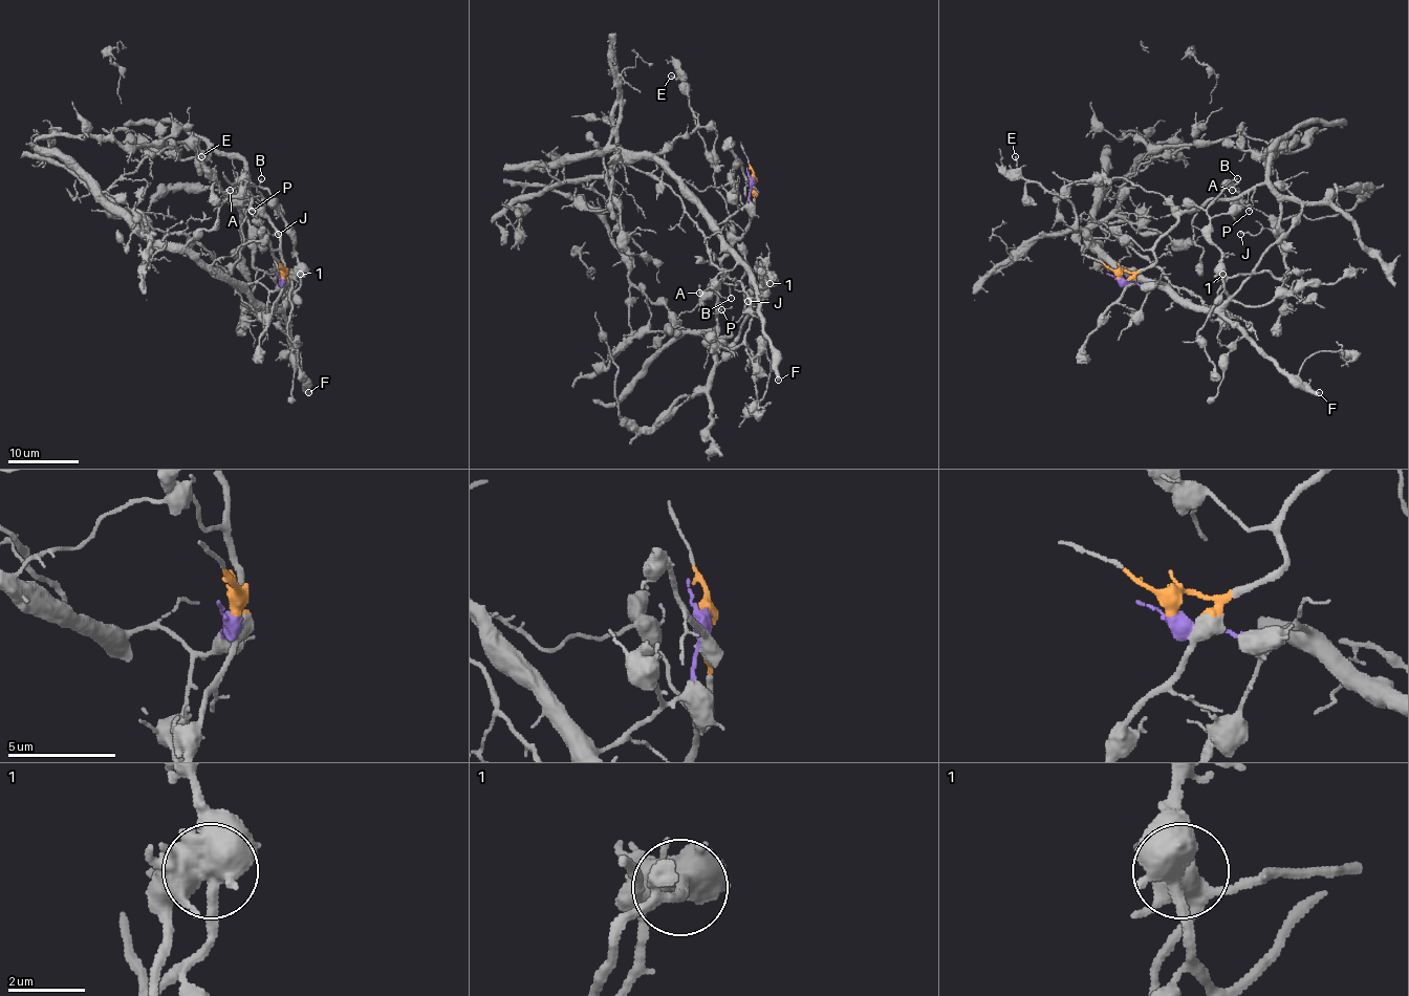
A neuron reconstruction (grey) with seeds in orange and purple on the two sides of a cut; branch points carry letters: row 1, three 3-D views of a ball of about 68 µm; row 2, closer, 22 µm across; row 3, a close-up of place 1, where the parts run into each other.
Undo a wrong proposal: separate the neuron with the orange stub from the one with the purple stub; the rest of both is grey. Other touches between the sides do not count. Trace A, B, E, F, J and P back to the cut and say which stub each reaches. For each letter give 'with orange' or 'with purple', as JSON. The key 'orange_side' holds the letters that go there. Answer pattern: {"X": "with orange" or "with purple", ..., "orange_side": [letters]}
{"A": "with purple", "B": "with purple", "E": "with purple", "F": "with purple", "J": "with orange", "P": "with orange", "orange_side": ["J", "P"]}

